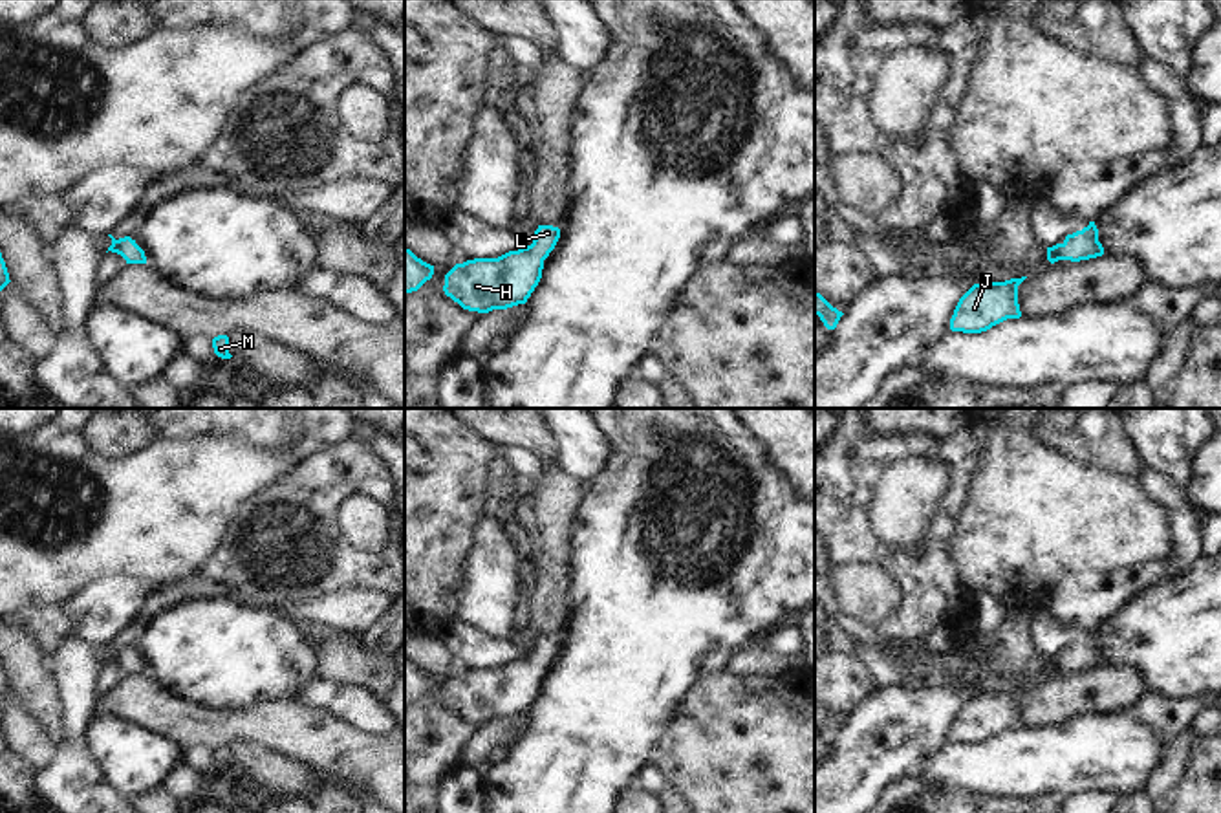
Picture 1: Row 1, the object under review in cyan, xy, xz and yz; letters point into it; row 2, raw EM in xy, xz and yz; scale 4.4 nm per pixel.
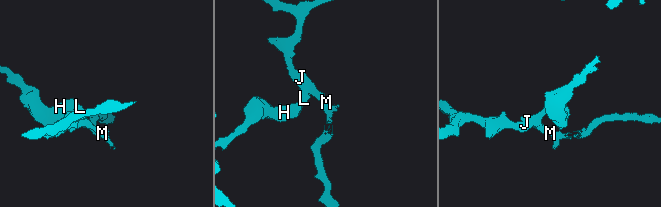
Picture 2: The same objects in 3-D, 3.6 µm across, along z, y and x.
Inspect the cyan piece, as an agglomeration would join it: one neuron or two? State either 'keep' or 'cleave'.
keep

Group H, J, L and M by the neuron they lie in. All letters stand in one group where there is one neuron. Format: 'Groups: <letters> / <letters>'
Groups: H J L M.

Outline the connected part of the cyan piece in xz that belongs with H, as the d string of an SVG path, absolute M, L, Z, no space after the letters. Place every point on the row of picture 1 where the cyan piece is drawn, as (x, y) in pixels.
M538 225L531 245L498 258L456 264L445 275L443 291L463 309L489 313L525 304L542 278L544 260L555 249L560 229Z

